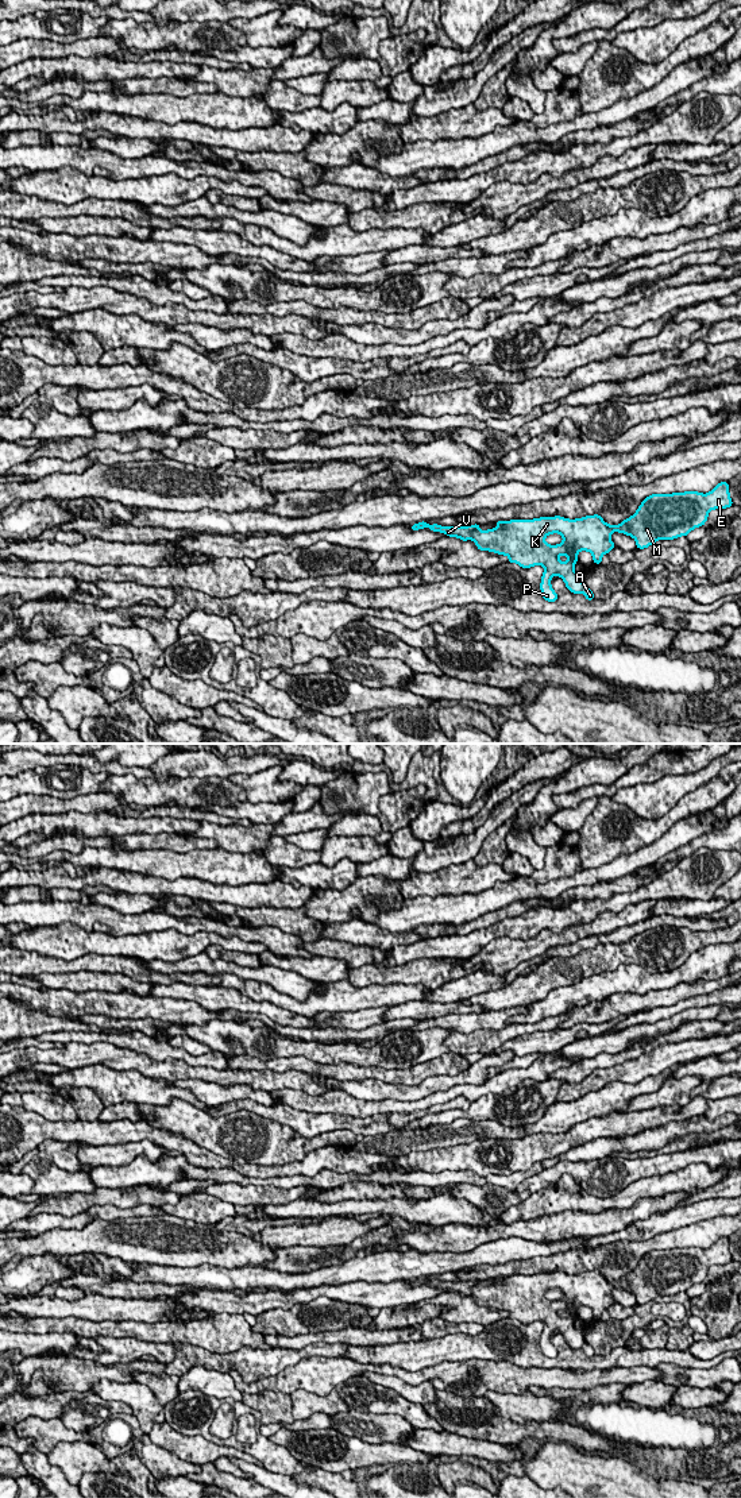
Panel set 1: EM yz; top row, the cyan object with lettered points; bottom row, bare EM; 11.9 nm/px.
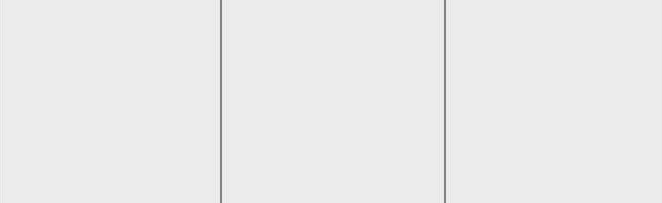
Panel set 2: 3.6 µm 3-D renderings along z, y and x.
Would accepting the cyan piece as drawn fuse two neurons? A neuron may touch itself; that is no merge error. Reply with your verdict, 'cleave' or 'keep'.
cleave

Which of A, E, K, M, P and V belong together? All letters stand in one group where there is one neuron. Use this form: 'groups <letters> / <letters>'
groups A / E K M P V

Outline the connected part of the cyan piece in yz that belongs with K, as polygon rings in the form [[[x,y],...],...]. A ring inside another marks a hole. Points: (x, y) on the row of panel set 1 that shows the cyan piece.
[[[719,482],[710,493],[684,491],[672,494],[652,494],[647,497],[637,511],[620,525],[609,525],[598,514],[568,520],[560,516],[533,520],[497,521],[494,529],[481,530],[479,524],[467,526],[414,524],[410,530],[429,528],[463,541],[472,540],[481,551],[495,552],[509,557],[522,568],[543,565],[540,590],[548,602],[556,602],[557,594],[551,579],[557,574],[572,594],[586,587],[582,575],[575,572],[580,551],[593,555],[593,561],[601,564],[602,556],[615,544],[610,540],[613,532],[620,532],[636,540],[638,549],[648,548],[657,540],[674,540],[687,536],[692,529],[703,526],[714,509],[733,506],[729,483]],[[559,533],[561,544],[549,545],[545,537]]]

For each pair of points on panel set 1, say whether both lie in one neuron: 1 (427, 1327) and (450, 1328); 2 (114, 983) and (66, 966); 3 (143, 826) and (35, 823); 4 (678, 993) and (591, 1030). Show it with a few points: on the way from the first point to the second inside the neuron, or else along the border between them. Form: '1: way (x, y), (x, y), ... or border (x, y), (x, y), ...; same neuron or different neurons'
1: way (432, 1328), (444, 1328); same neuron
2: border (111, 972), (74, 971), (49, 973); different neurons
3: way (116, 826), (111, 823), (62, 823); same neuron
4: border (626, 1015), (594, 1023); different neurons

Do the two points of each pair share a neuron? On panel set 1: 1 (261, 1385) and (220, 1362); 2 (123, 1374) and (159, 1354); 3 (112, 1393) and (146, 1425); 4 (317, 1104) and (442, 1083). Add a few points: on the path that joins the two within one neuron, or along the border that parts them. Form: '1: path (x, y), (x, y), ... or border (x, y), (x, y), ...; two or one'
1: border (227, 1371), (235, 1370), (244, 1382), (265, 1378); two
2: border (138, 1359), (107, 1365); two
3: path (123, 1393), (146, 1415); one
4: border (342, 1089), (358, 1099), (385, 1100); two

